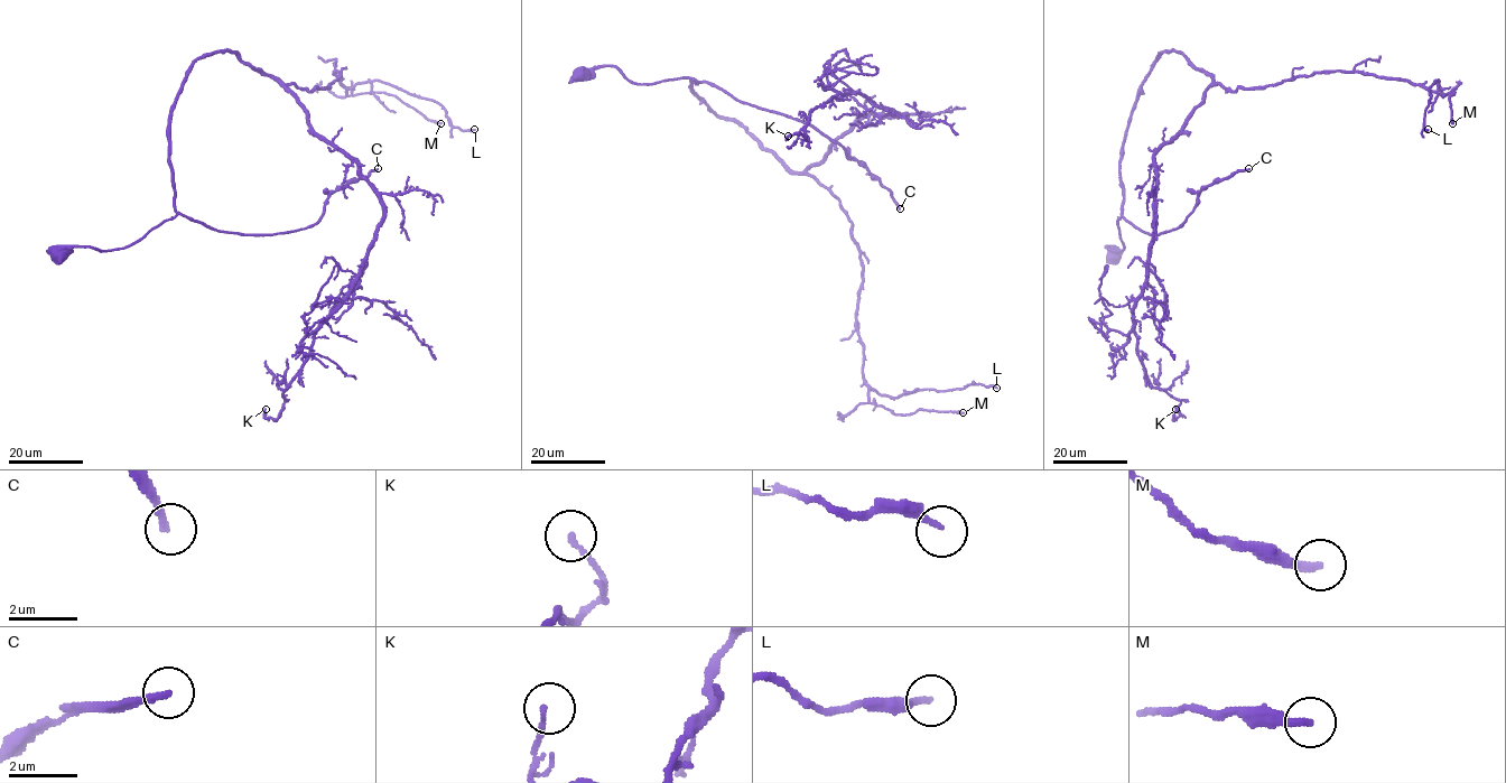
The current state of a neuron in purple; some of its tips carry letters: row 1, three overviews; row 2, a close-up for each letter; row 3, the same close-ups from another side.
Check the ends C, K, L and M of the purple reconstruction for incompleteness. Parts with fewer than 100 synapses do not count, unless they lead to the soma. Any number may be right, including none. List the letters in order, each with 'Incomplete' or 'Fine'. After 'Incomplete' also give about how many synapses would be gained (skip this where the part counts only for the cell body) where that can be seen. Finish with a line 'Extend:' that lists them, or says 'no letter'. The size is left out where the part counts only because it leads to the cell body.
C: Incomplete. Roughly 300 synapses
K: Fine
L: Fine
M: Fine
Extend: C

